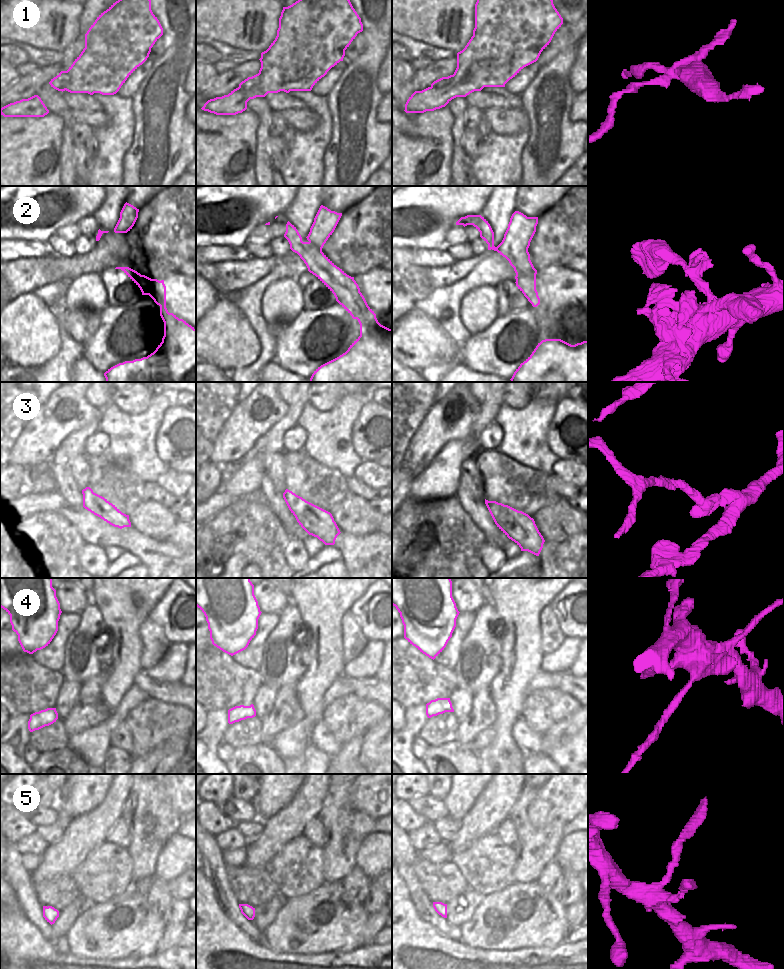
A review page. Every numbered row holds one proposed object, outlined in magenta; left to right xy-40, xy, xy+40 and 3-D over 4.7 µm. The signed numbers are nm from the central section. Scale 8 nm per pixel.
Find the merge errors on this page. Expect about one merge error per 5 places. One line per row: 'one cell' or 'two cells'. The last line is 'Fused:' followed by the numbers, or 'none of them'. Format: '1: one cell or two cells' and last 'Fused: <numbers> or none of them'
1: two cells
2: one cell
3: two cells
4: two cells
5: two cells
Fused: 1, 3, 4, 5

